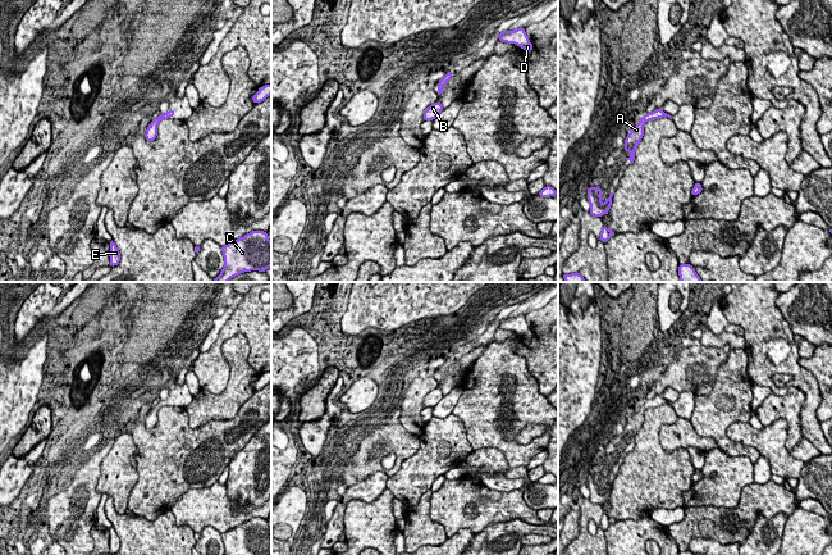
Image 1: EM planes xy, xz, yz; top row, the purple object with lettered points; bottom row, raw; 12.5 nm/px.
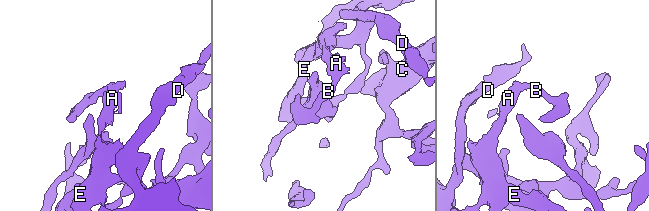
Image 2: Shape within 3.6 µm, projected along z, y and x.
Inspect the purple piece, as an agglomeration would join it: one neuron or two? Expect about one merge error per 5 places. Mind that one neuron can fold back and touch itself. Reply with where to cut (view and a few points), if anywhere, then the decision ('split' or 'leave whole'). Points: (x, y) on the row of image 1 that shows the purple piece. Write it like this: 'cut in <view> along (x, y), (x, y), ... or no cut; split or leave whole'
no cut; leave whole

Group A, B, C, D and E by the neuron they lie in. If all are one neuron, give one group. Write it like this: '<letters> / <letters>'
A B C D E

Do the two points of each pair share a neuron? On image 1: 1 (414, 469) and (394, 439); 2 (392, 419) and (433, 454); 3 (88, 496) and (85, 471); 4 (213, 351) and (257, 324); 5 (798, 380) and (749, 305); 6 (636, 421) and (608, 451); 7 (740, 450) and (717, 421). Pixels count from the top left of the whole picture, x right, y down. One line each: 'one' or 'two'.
1: two
2: two
3: one
4: one
5: one
6: one
7: one

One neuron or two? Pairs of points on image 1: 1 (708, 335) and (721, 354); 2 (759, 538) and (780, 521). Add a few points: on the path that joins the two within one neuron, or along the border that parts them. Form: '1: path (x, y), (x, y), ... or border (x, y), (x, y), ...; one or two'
1: border (699, 340), (707, 346), (727, 345), (730, 349); two
2: path (764, 536), (775, 526); one

